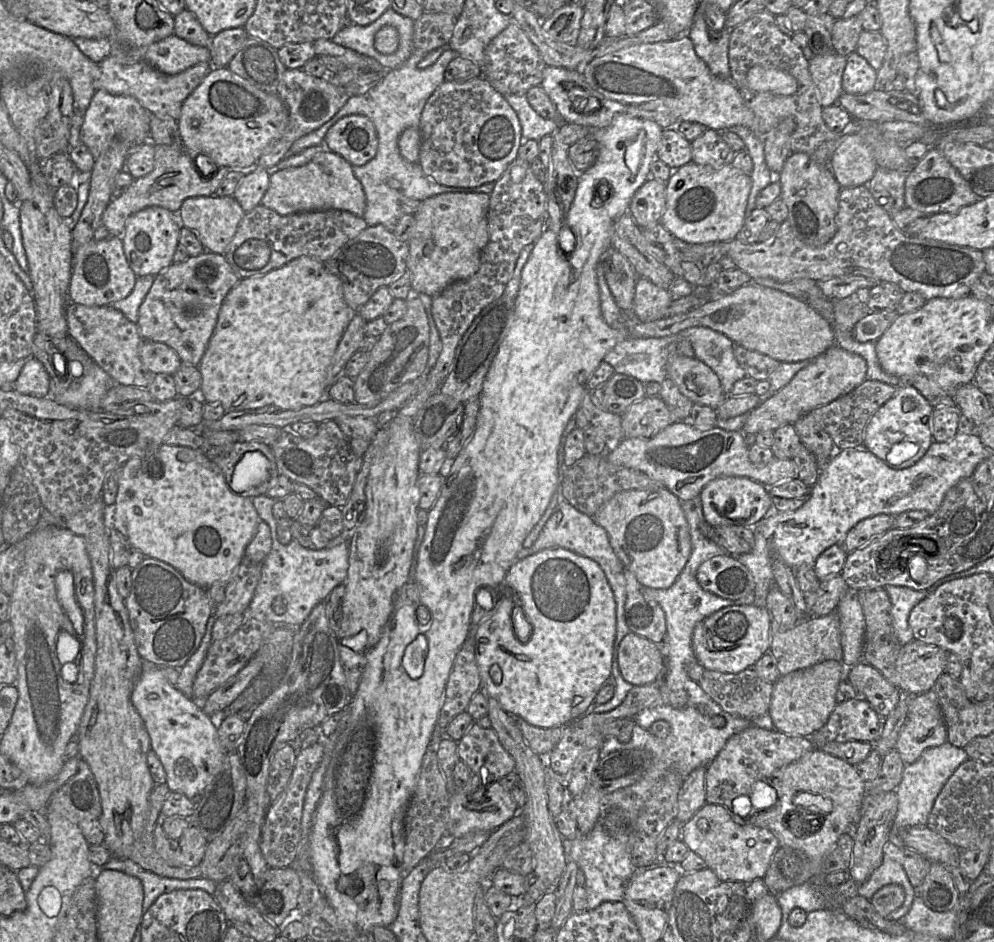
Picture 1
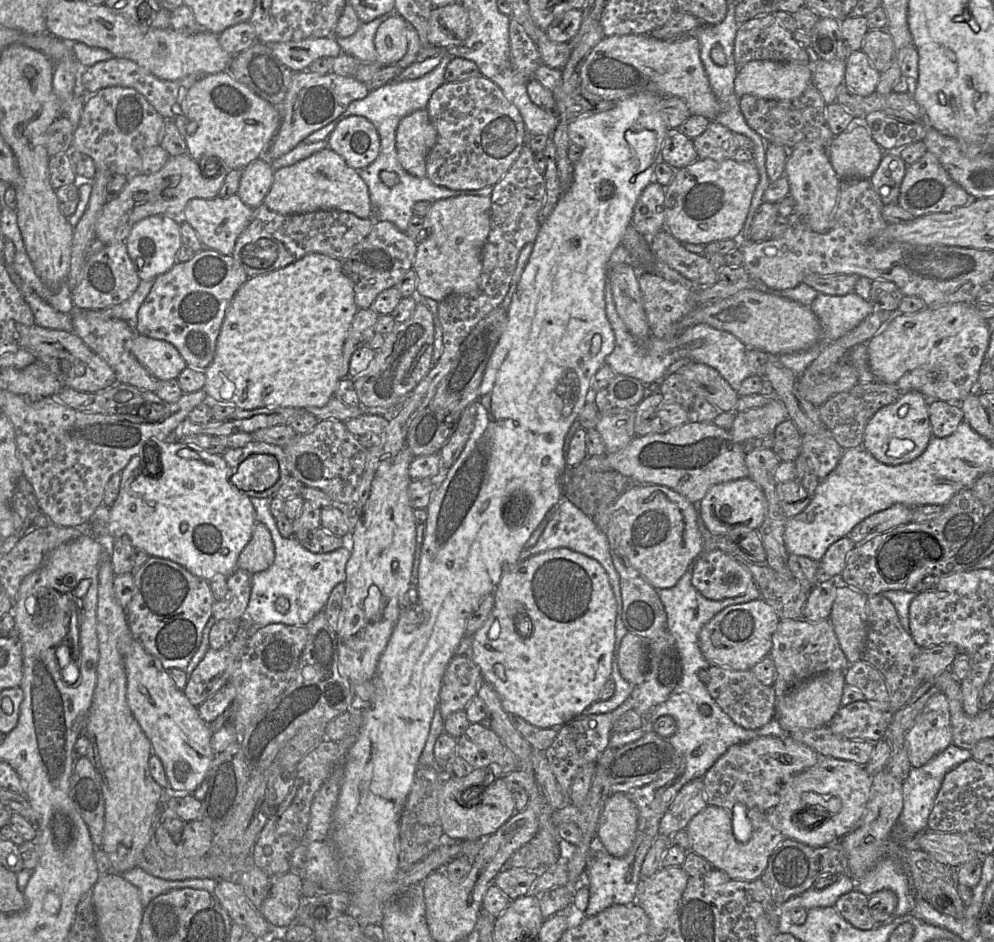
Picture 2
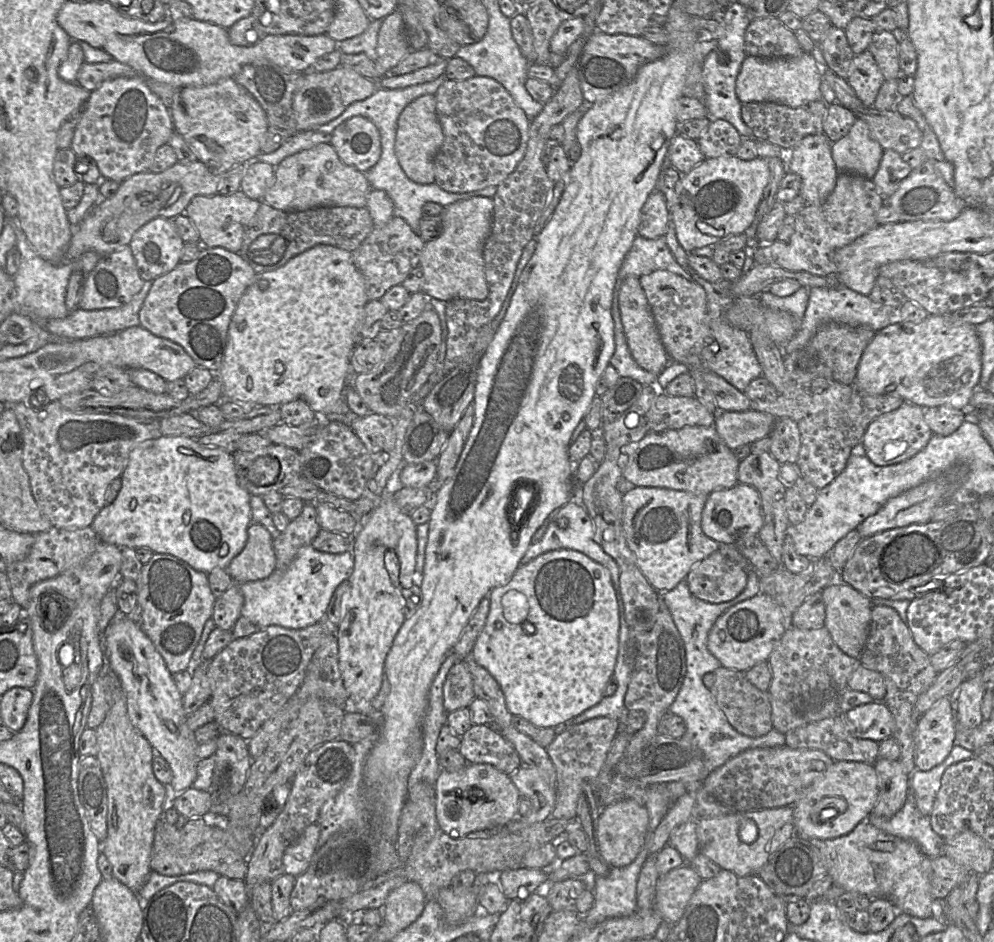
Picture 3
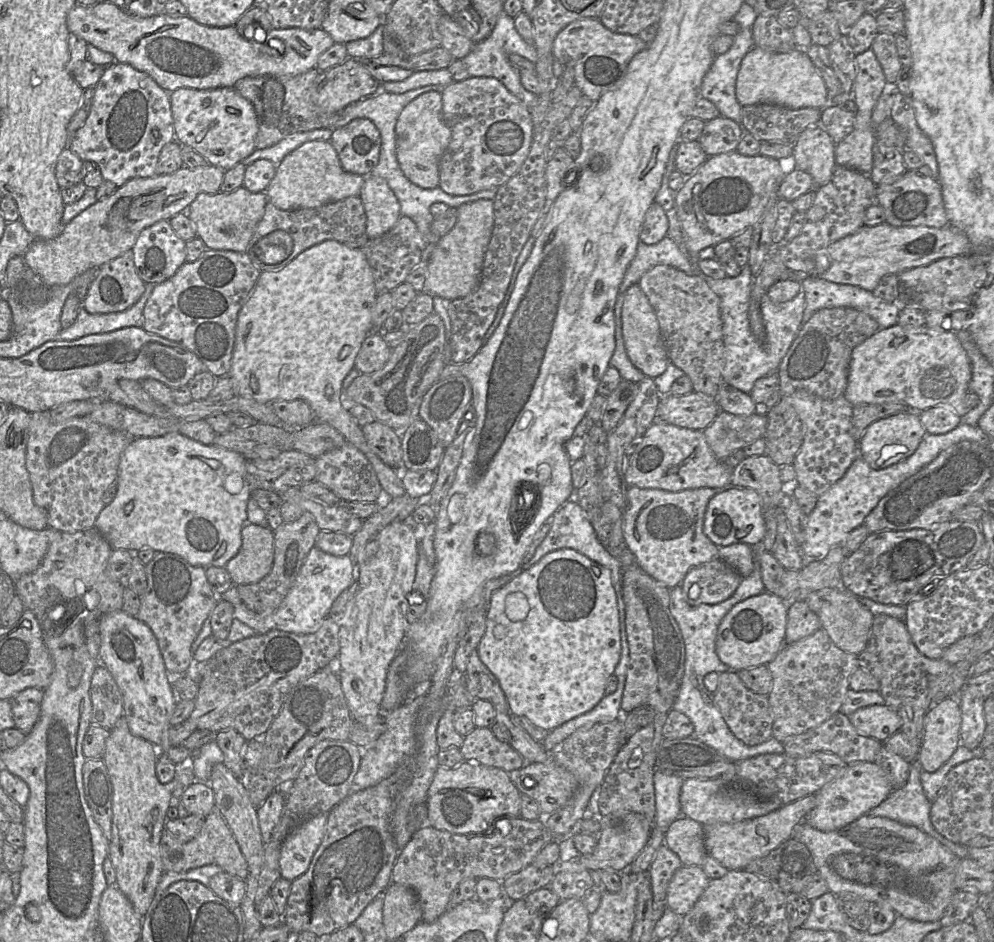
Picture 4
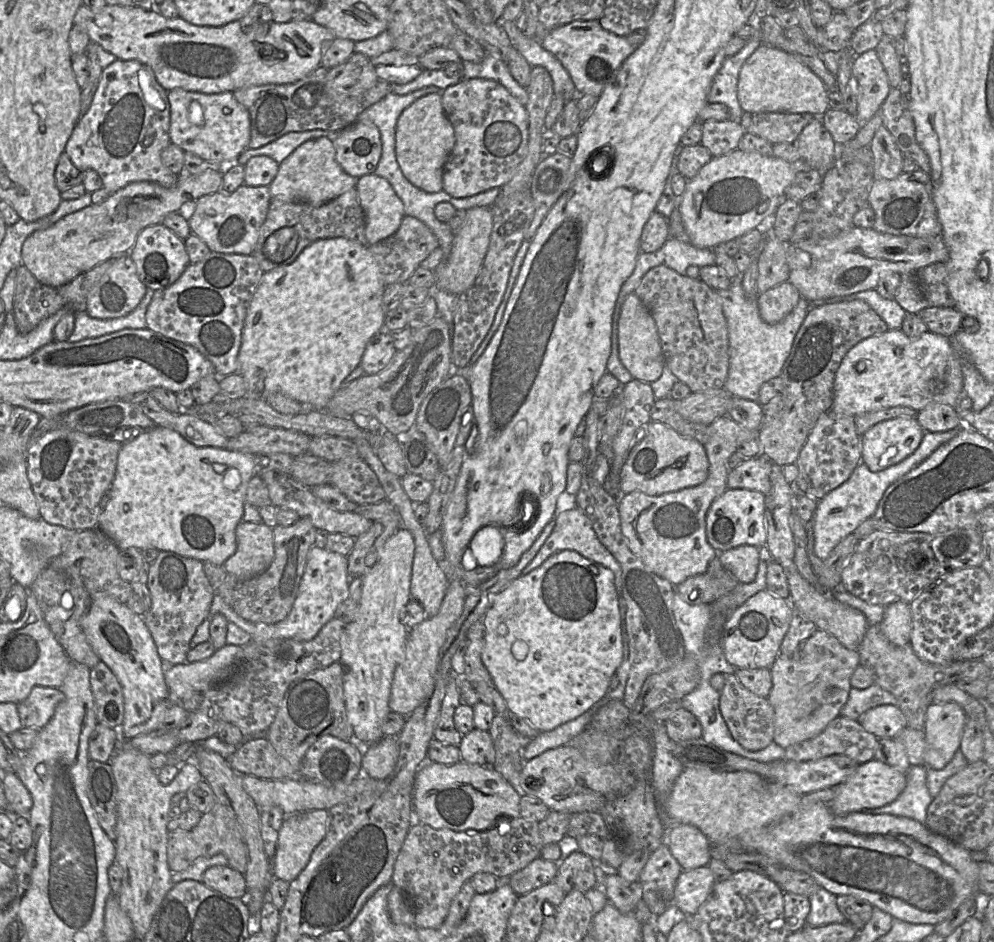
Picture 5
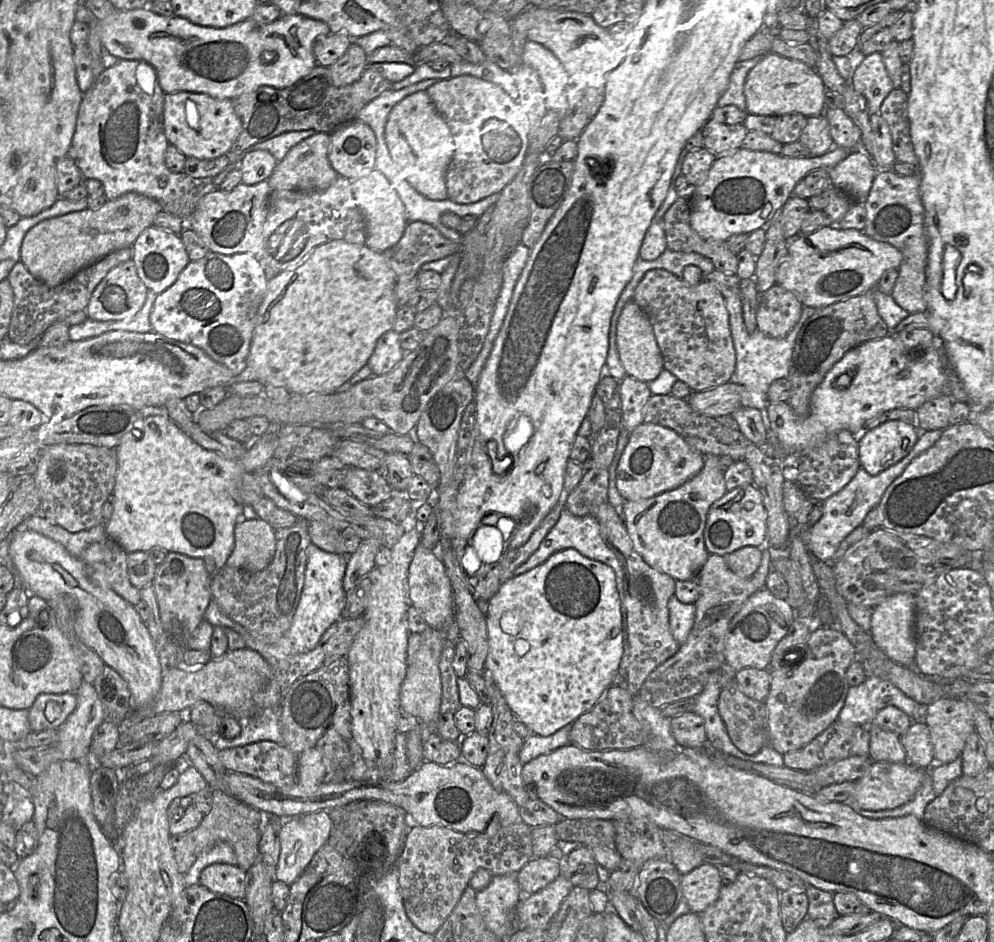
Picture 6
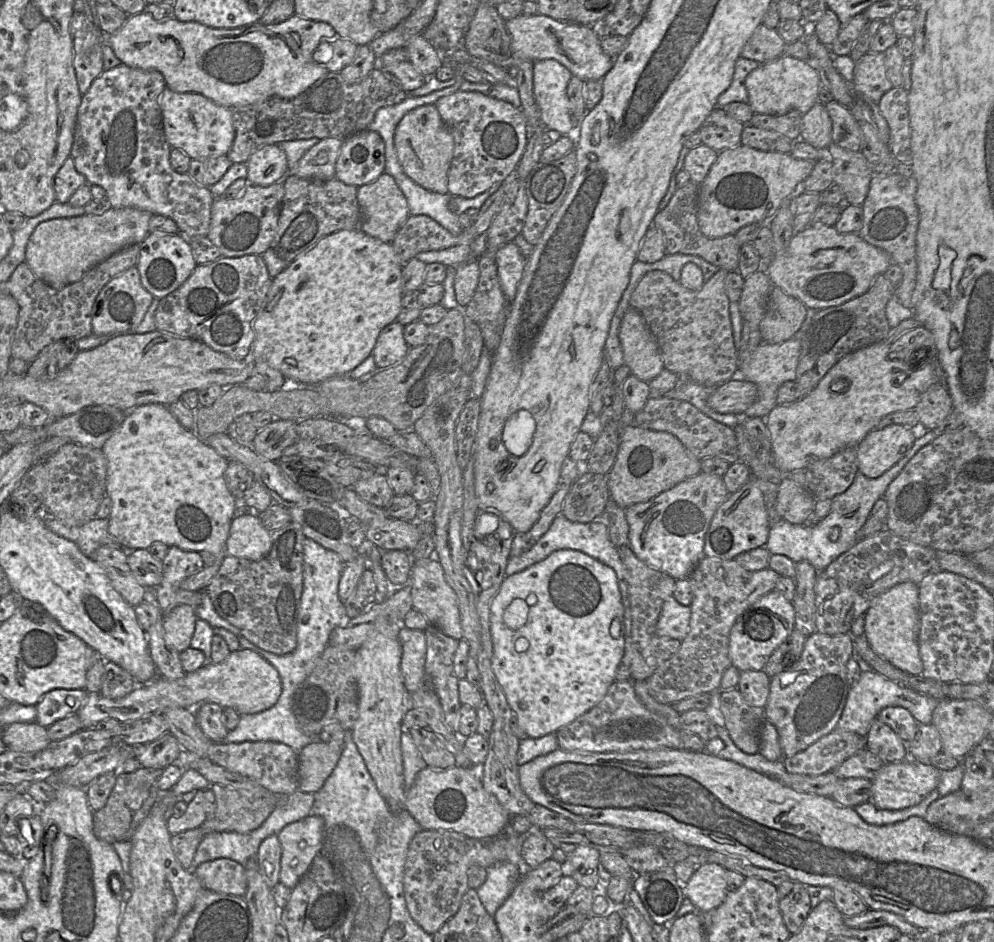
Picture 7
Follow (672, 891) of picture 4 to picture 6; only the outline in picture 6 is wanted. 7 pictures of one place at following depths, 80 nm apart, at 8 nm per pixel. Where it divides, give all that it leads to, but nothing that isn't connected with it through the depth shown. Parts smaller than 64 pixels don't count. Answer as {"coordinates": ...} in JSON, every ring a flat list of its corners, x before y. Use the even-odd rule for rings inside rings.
{"coordinates":[[703,863,681,876,683,899,694,913,701,913,714,903,721,887,719,869,713,864]]}

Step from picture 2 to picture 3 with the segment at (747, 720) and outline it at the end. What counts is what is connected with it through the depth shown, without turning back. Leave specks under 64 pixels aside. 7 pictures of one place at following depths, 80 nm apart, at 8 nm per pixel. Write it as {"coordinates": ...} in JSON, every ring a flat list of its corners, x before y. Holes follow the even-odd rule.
{"coordinates":[[721,666,713,673,715,675,715,683,710,692,731,726,740,734,753,738,767,734,773,728,768,691,764,692,755,687,747,680,745,672]]}

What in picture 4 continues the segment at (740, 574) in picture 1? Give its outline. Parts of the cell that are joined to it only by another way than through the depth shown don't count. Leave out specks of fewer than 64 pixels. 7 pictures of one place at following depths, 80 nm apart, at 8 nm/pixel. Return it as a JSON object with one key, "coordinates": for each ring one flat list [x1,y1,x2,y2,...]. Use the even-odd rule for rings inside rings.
{"coordinates":[[720,558,691,569,680,586,688,604,718,604,730,598,742,580,741,575]]}

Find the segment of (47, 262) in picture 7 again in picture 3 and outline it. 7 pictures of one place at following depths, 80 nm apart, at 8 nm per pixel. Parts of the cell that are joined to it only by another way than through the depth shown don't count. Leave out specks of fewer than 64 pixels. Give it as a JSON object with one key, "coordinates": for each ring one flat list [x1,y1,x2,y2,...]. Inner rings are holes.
{"coordinates":[[198,160,191,163,177,162,161,173,147,171,134,174,125,179,120,183,118,190,113,196,107,199,100,199,86,217,77,226,74,226,73,234,66,250,67,260,75,261,88,251,94,251,100,256,109,255,122,247,128,246,134,233,152,219,163,217,173,220,176,216,185,213,187,205,195,196,213,196,217,194,225,177,225,172,221,172,220,168,221,166,217,163,212,163,208,166]]}

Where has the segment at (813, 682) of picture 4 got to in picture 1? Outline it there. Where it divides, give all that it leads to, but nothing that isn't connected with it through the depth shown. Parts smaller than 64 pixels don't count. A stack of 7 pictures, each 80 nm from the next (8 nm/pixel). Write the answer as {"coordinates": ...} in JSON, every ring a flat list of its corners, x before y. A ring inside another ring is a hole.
{"coordinates":[[836,611,825,616,809,616,799,621,792,629,774,632,769,652,776,660,779,675,813,666,826,660,841,662,843,650,840,640,840,621]]}

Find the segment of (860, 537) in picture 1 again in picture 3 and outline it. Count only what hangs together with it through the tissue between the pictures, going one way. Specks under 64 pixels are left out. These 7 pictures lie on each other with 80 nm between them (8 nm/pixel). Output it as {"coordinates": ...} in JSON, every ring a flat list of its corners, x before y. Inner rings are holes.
{"coordinates":[[954,462,936,477,889,499,875,514,866,518,856,530,862,538,868,538,886,530,931,522,934,509,949,501,953,492,966,480,969,473,970,468,966,462]]}

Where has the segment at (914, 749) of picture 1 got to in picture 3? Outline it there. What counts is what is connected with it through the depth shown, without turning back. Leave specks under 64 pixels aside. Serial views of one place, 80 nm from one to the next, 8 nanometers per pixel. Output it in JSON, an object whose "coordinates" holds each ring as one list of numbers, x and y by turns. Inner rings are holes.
{"coordinates":[[943,697,917,721,915,730,915,765,929,771,941,764,955,745,956,714,954,700]]}

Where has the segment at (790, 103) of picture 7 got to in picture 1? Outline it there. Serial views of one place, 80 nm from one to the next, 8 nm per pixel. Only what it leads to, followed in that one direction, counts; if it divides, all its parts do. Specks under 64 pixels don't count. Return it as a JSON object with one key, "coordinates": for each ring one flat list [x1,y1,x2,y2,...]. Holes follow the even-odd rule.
{"coordinates":[[761,65,753,66,746,75,747,85,757,92,788,96,797,91,798,82,786,71]]}

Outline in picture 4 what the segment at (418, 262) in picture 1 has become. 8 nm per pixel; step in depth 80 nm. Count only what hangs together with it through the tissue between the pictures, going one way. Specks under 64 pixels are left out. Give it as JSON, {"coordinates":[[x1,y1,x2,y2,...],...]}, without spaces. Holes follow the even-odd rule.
{"coordinates":[[481,199,465,203,457,209,457,222,453,229,439,238,425,265,427,278,424,292,453,301,473,293,479,286,485,252,491,239,494,226,493,200]]}

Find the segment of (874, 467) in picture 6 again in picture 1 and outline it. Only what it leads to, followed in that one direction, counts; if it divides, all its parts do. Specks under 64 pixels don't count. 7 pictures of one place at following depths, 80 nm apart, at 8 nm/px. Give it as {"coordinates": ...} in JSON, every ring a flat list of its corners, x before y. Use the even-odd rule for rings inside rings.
{"coordinates":[[902,384,895,395,870,418,864,431,864,446,875,456,895,469,917,462,932,444,933,406,910,384]]}

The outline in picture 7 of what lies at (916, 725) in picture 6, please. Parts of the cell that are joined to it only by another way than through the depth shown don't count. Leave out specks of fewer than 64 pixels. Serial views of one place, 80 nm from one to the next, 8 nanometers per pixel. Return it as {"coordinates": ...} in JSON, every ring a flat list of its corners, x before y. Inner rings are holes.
{"coordinates":[[919,724,914,739,906,744,909,758,921,763,931,764,931,759,942,752,942,739,933,724]]}

